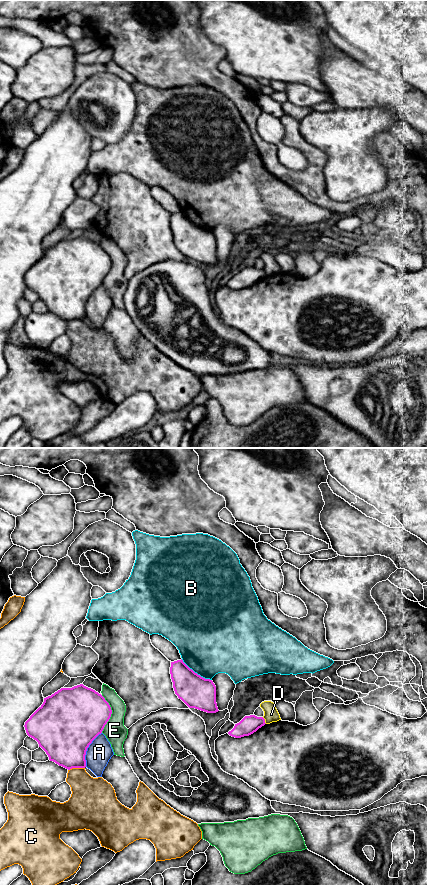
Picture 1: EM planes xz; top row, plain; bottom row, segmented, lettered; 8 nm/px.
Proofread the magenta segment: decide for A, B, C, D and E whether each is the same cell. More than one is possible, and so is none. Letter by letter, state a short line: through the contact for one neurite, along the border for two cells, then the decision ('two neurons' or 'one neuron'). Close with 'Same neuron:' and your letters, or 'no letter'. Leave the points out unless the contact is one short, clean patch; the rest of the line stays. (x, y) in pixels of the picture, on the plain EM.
A: two neurons
B: two neurons
C: two neurons
D: xz (262, 269), (266, 275) | two neurons
E: two neurons
Same neuron: no letter

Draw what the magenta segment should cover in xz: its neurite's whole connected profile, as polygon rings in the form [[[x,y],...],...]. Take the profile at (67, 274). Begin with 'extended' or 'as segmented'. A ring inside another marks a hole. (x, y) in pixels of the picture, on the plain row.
as segmented | [[[83,236],[72,240],[61,240],[44,250],[43,256],[25,274],[29,289],[36,292],[50,313],[68,322],[85,320],[85,307],[92,293],[102,285],[112,266],[105,250]]]

